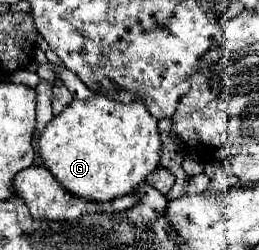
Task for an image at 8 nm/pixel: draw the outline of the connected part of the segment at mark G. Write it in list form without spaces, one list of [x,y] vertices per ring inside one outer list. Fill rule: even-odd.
[[[99,91],[87,101],[73,99],[61,115],[51,119],[47,129],[37,139],[37,155],[43,159],[43,165],[53,173],[53,177],[57,177],[67,193],[87,201],[113,201],[133,193],[145,181],[145,177],[157,169],[161,151],[163,145],[157,131],[157,119],[147,113],[141,101],[125,105],[107,99]]]

